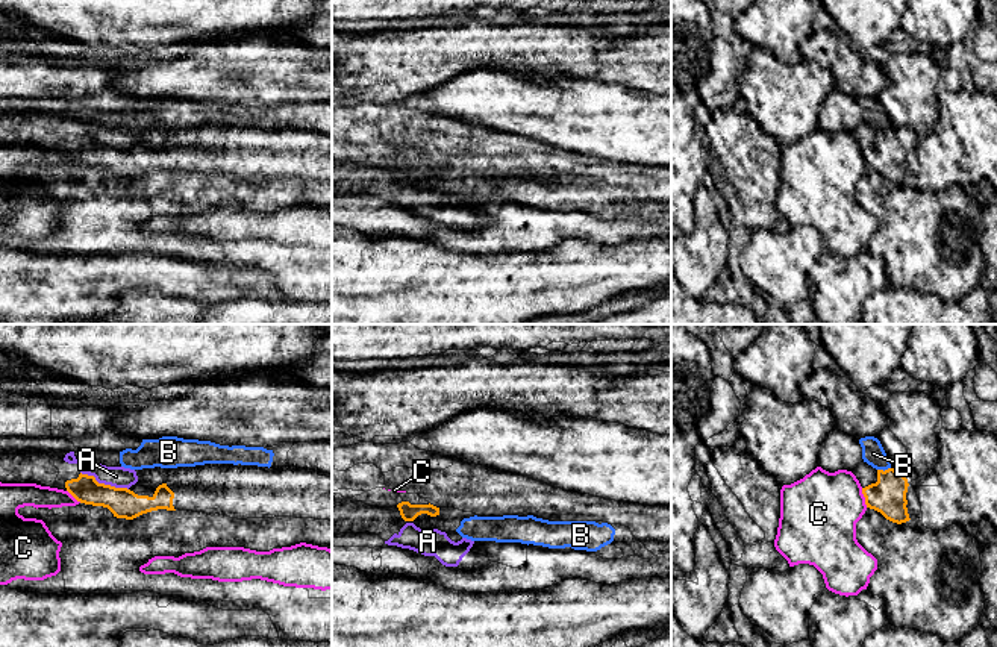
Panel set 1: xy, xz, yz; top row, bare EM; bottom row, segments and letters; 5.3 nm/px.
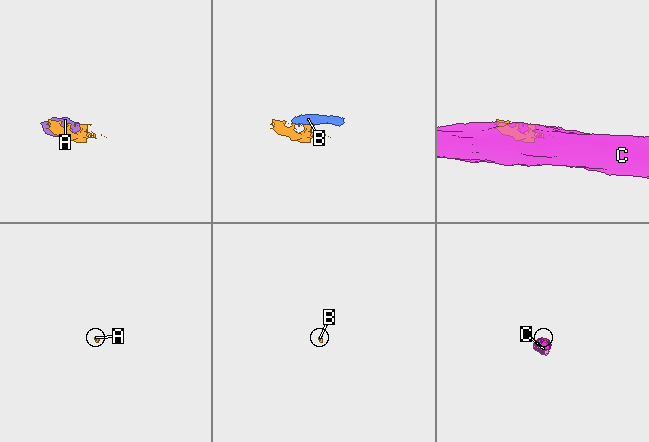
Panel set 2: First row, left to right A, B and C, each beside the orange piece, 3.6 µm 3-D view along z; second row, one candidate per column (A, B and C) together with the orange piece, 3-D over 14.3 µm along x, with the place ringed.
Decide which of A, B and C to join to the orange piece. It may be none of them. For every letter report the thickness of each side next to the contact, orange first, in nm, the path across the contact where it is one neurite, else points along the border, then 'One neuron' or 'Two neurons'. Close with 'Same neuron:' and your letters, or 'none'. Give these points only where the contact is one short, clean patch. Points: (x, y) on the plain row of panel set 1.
A: Thickness 160 nm (orange) against 110 nm. One neuron
B: Thickness 190 nm (orange) against 120 nm. Boundary: yz (890, 128), (878, 131). Two neurons
C: Thickness 190 nm (orange) against 400 nm. Two neurons
Same neuron: A

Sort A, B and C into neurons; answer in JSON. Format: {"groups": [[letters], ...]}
{"groups": [["A"], ["B"], ["C"]]}

